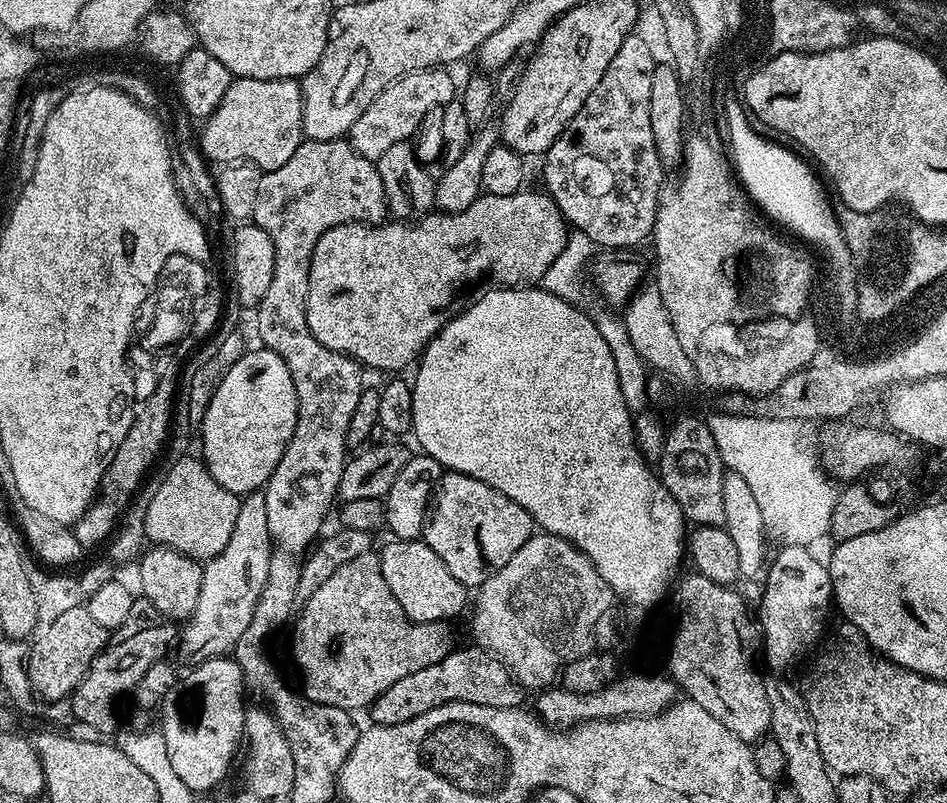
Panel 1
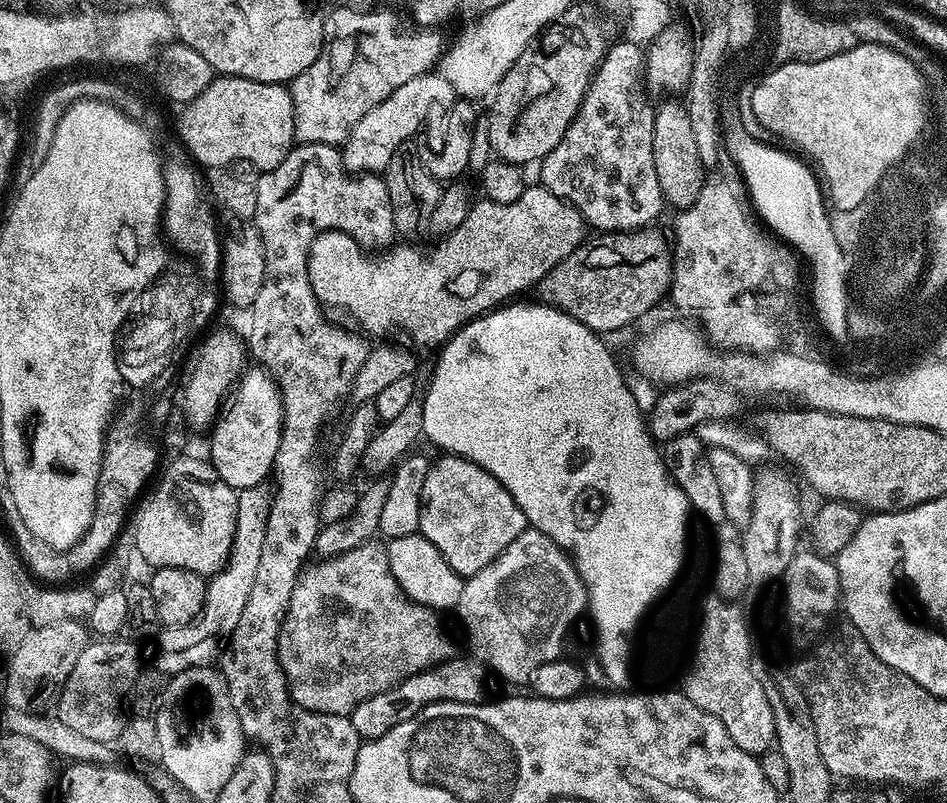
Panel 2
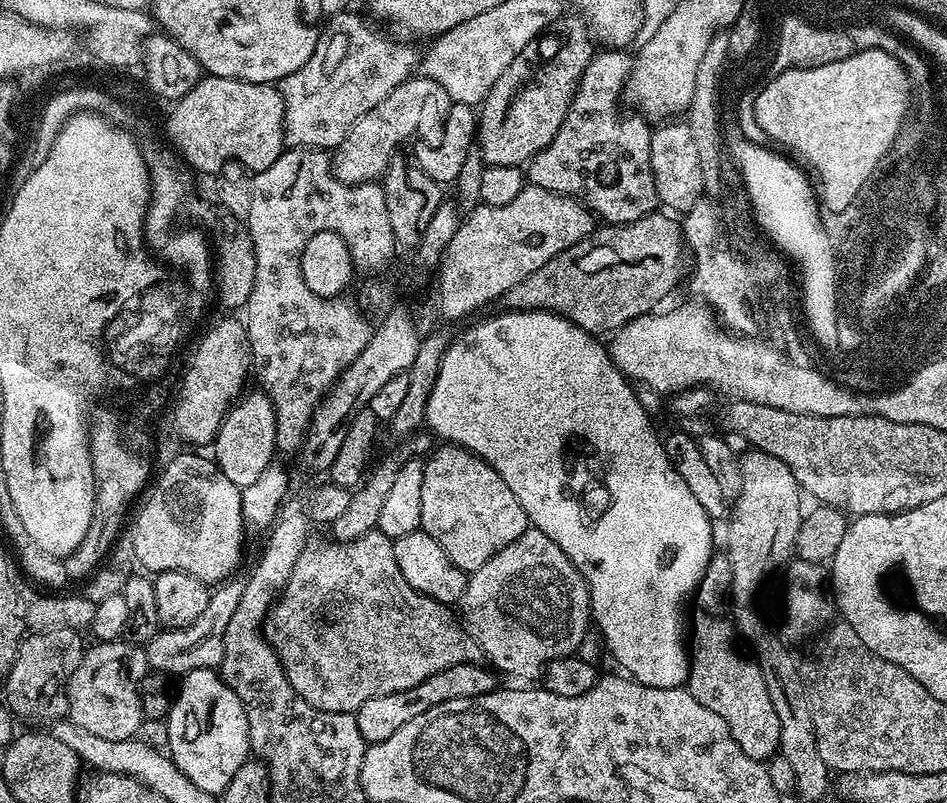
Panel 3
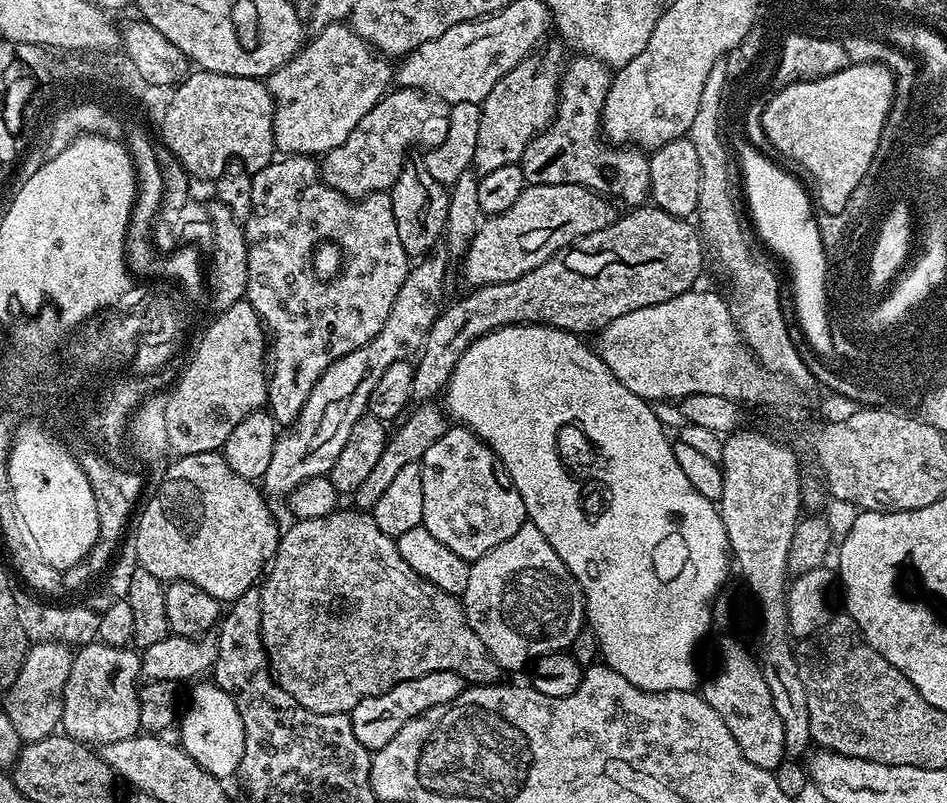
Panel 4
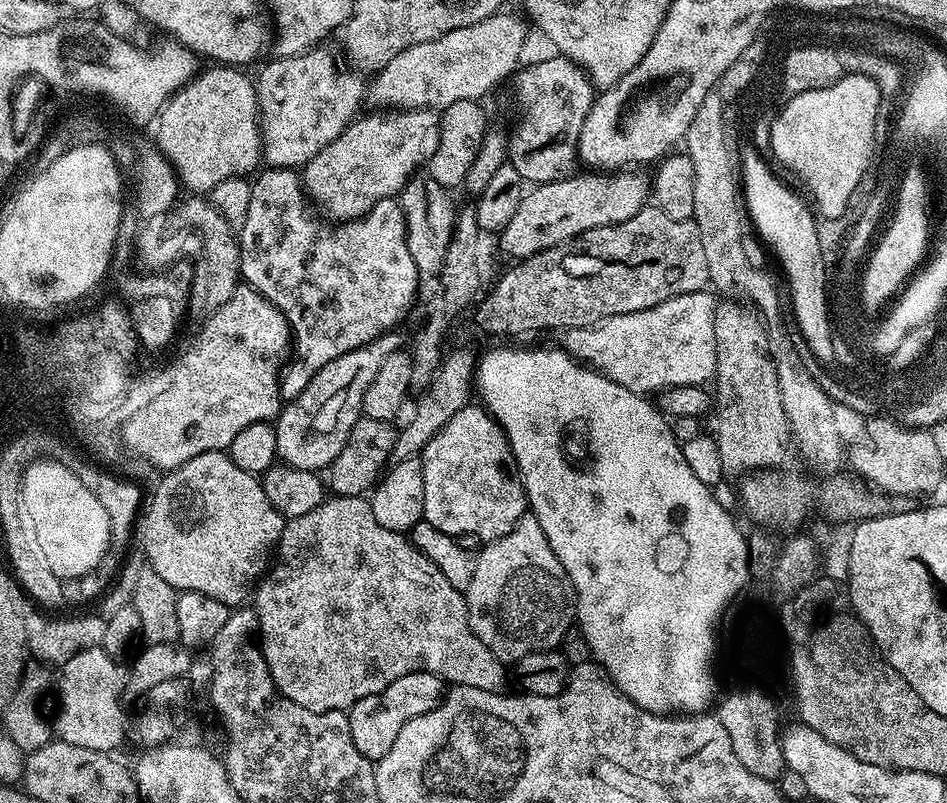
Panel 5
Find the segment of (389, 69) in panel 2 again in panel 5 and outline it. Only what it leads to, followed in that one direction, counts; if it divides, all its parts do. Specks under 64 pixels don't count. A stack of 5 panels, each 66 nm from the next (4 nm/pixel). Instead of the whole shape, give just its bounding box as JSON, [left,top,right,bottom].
[255,46,366,169]

